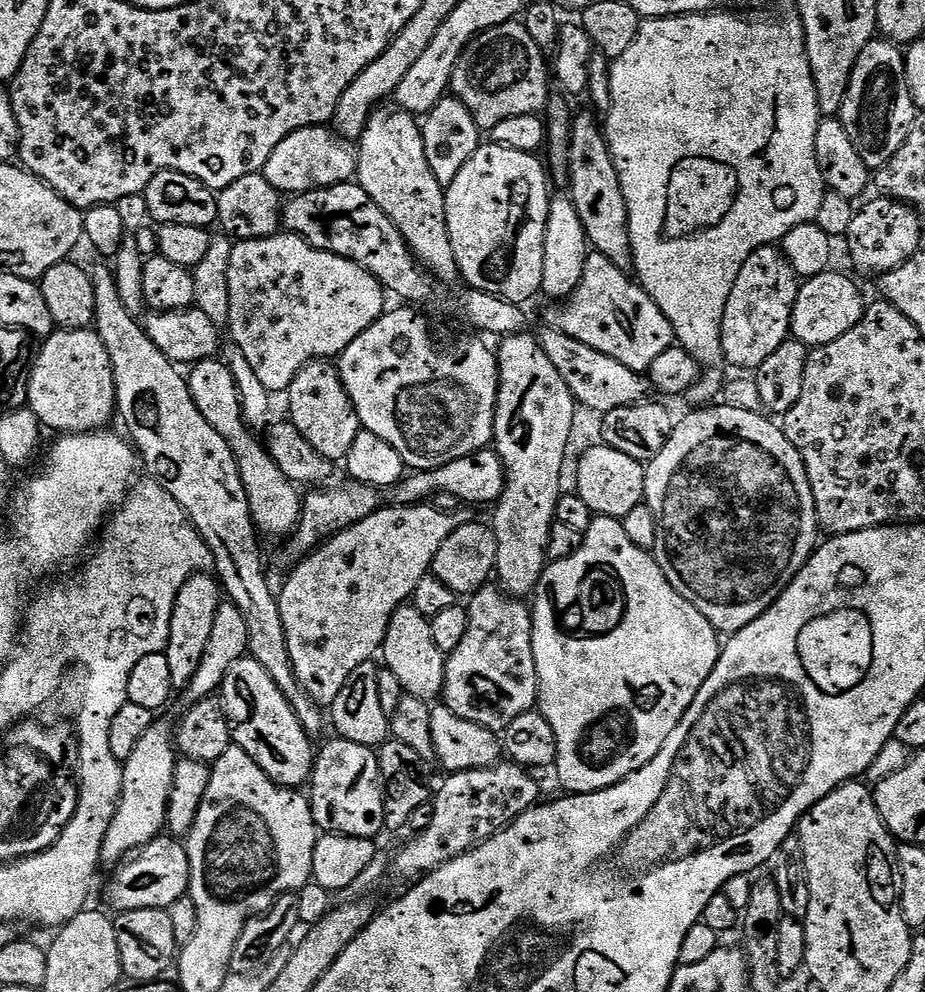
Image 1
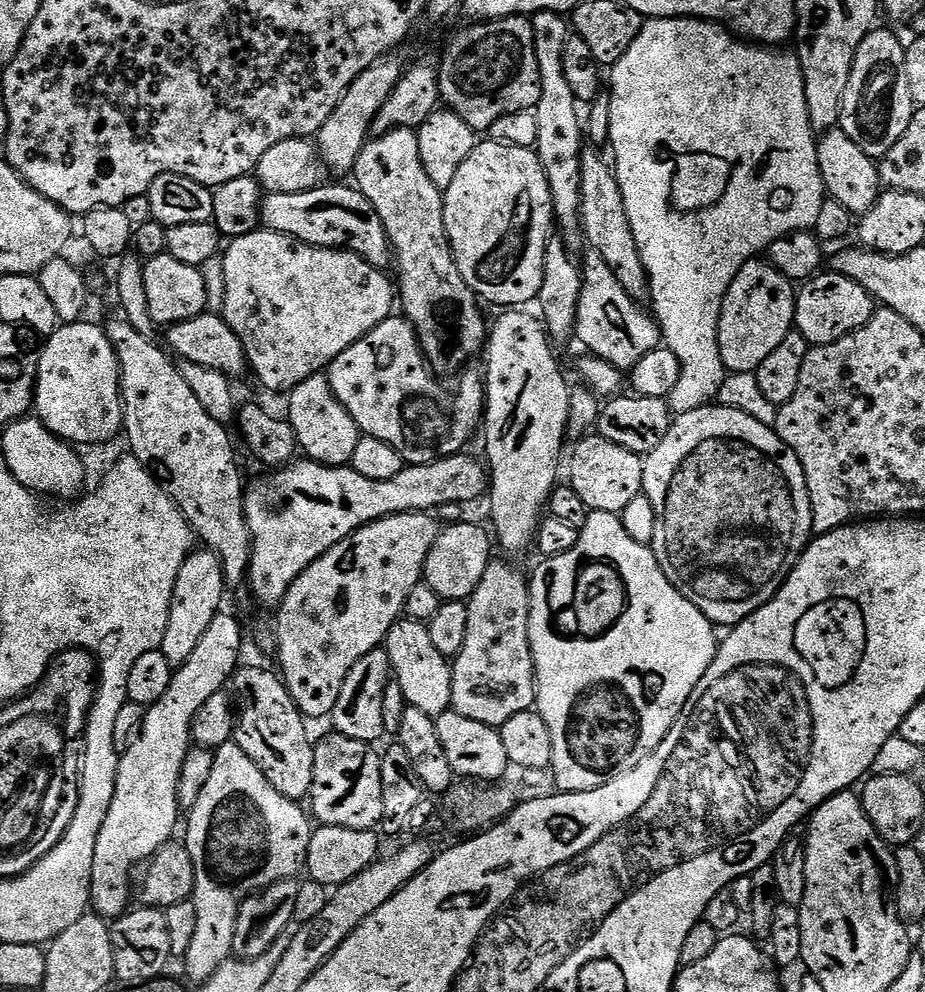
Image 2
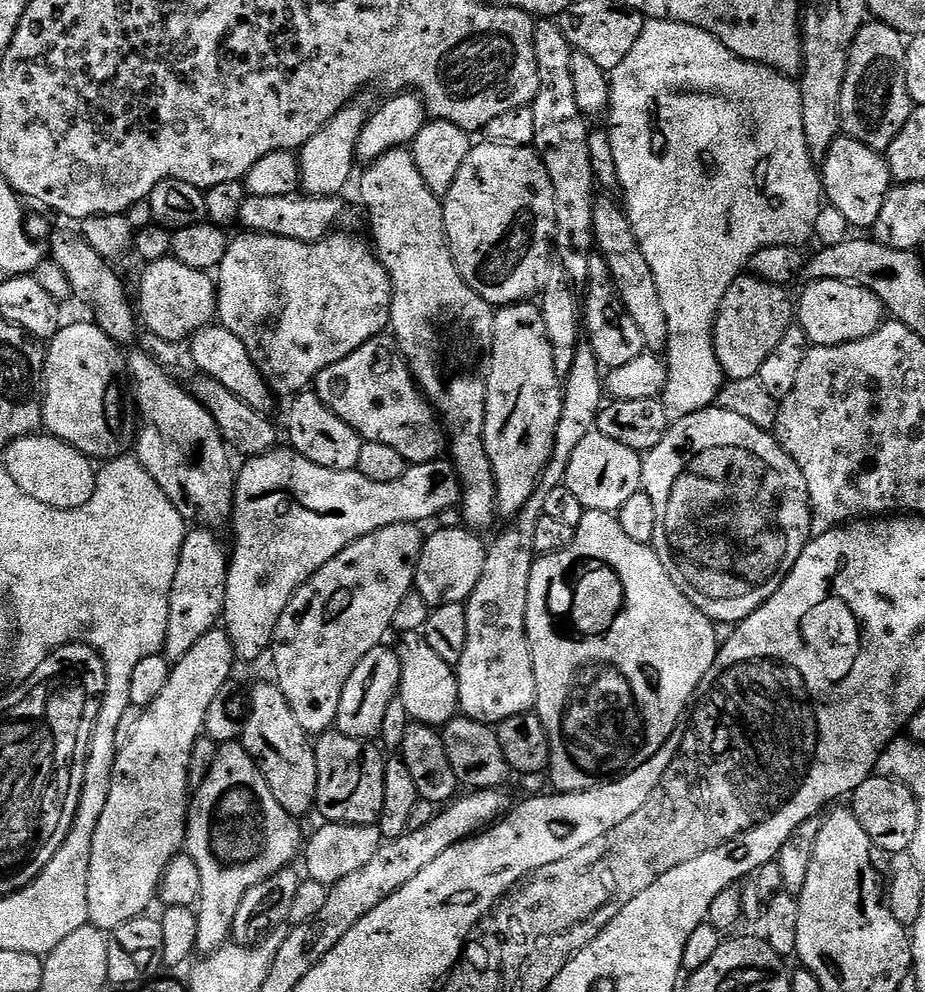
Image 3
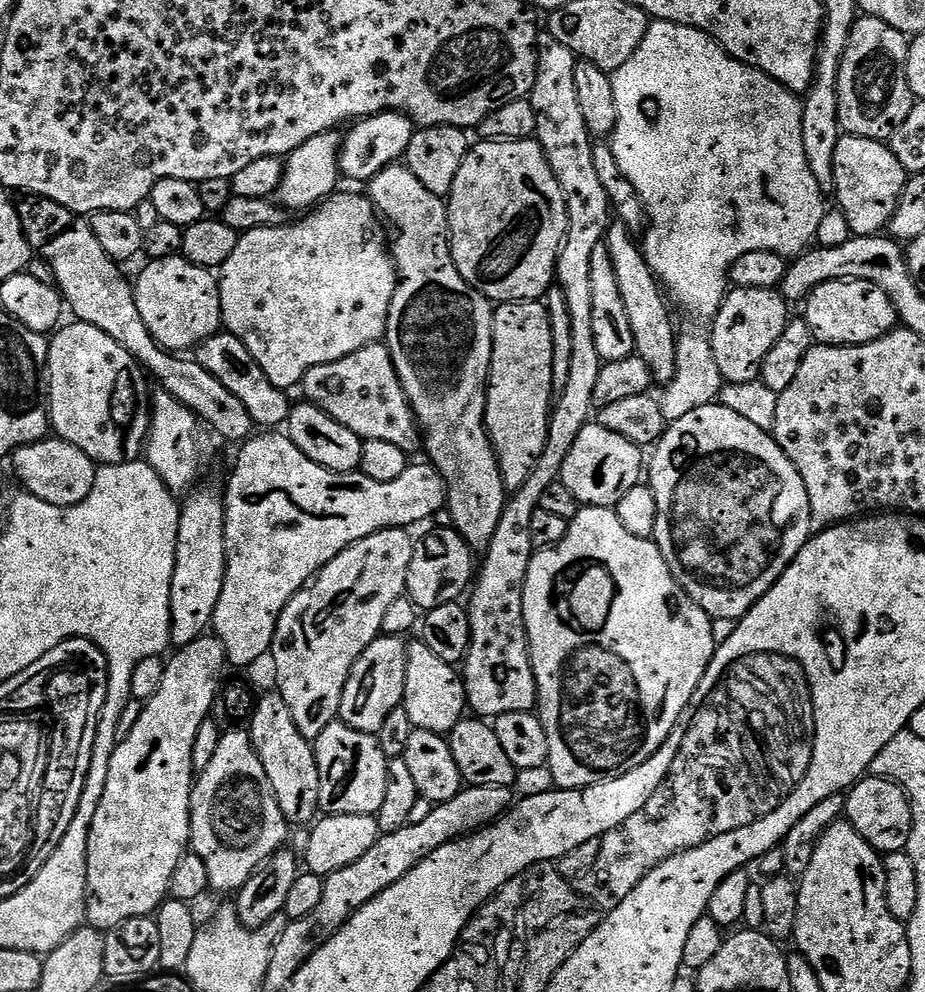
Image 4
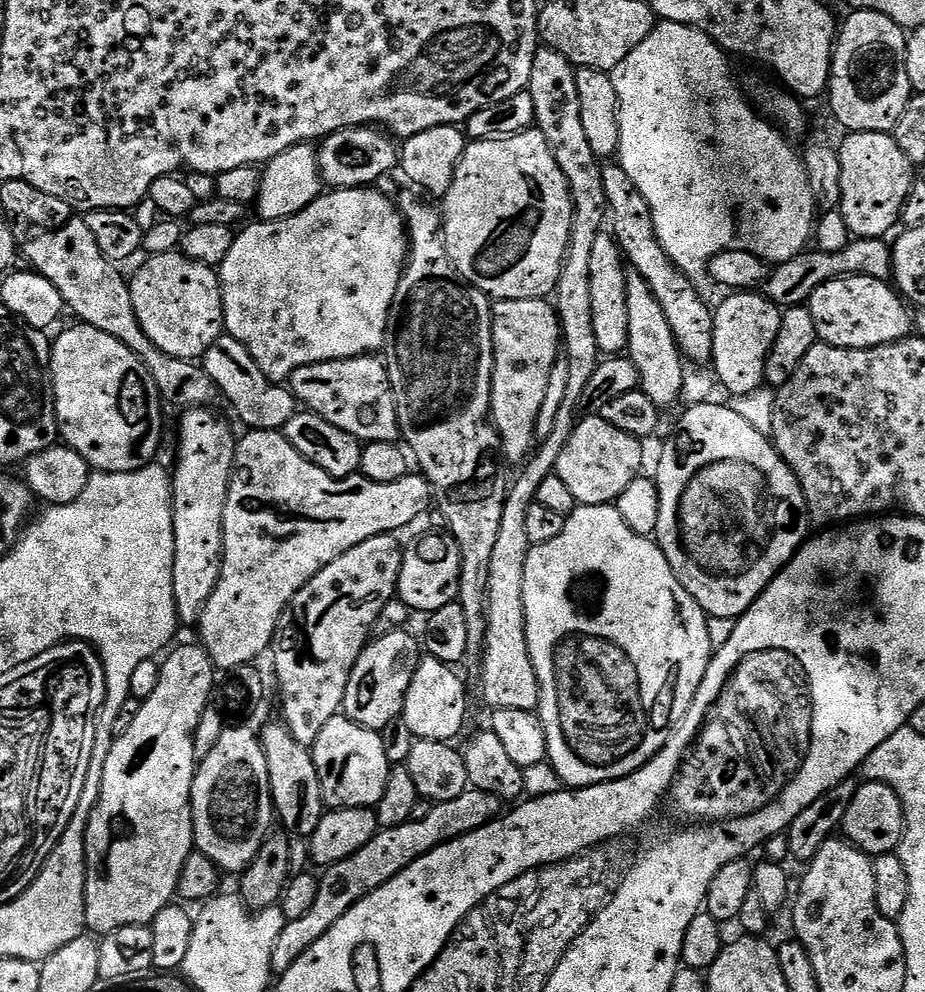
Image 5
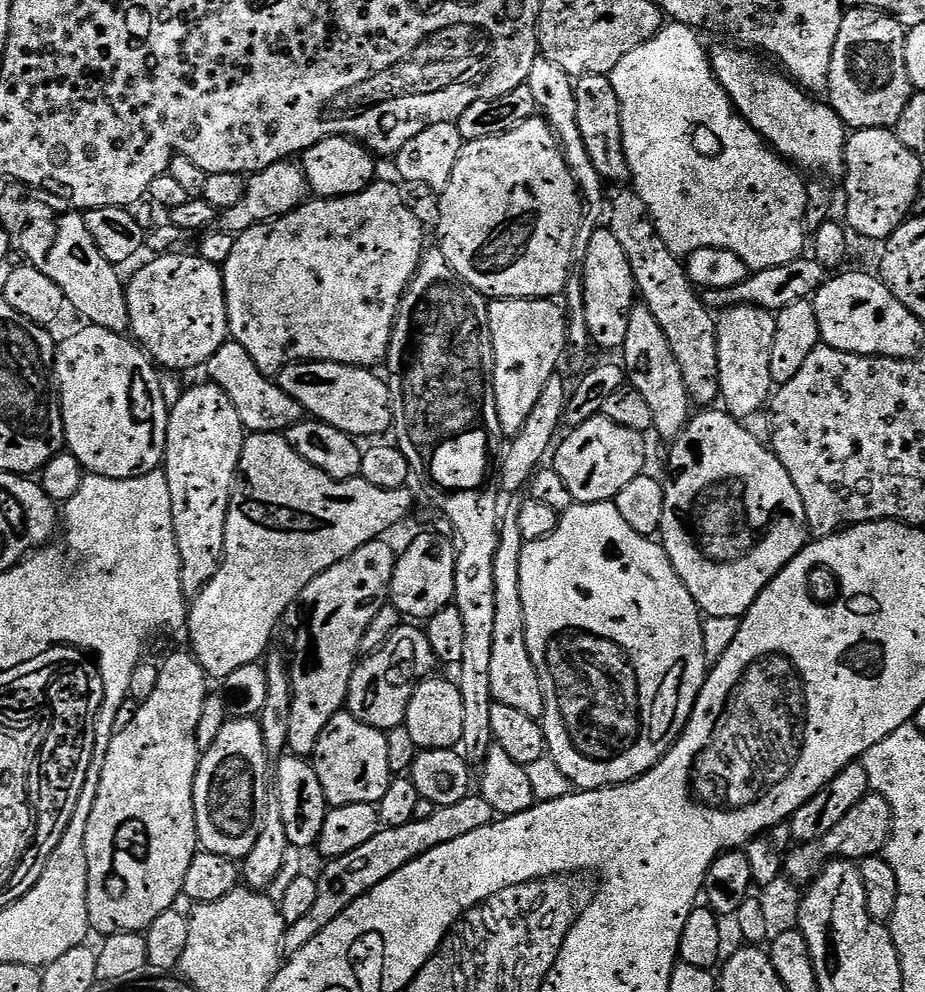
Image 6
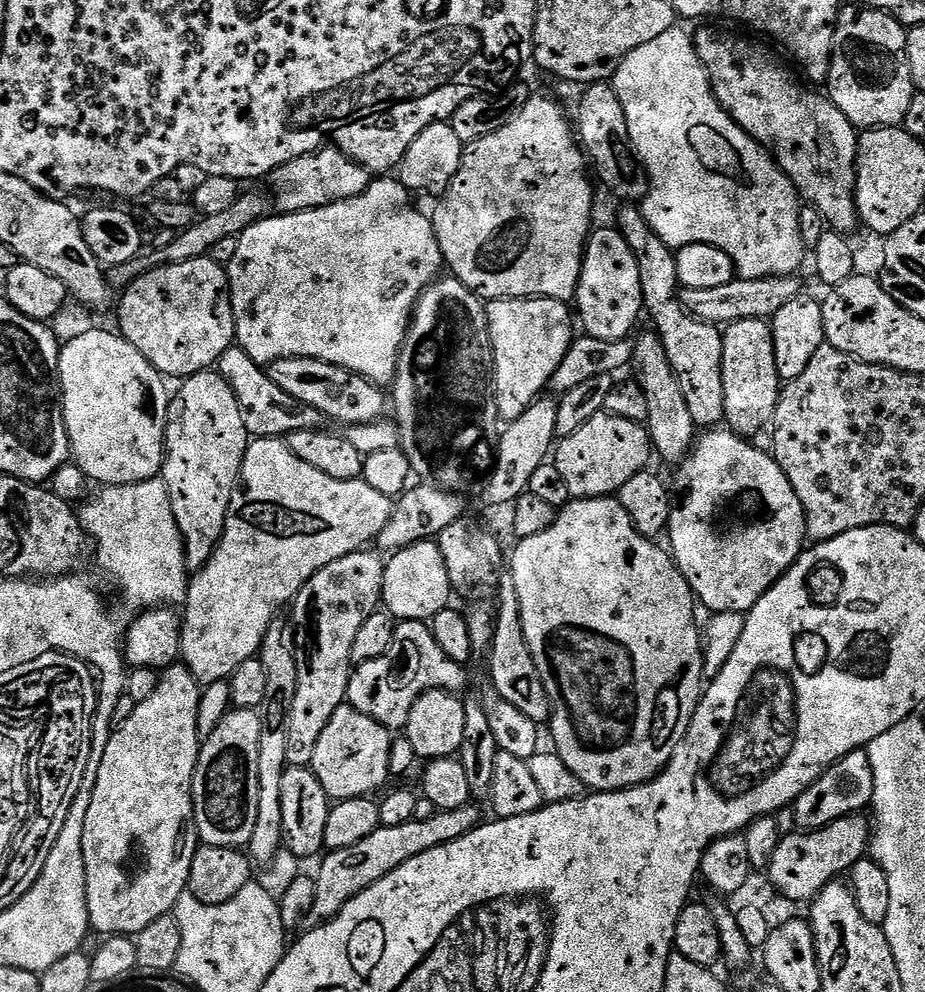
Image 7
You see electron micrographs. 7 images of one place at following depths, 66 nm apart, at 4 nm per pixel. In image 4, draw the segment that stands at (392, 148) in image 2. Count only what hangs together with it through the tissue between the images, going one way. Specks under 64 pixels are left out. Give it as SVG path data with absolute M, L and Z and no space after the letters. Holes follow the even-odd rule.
M397 162L386 166L376 177L367 181L366 188L373 208L386 224L388 219L392 262L398 273L399 283L390 302L386 333L398 382L402 382L402 390L416 418L423 451L428 451L427 459L440 471L448 488L446 512L452 515L451 527L474 550L487 550L494 538L494 530L498 530L498 518L502 518L506 503L506 489L500 476L498 458L488 437L488 427L484 424L488 375L492 365L493 301L462 278L452 257L447 203L441 197L430 194L430 190L426 190L426 186L410 174L407 164Z

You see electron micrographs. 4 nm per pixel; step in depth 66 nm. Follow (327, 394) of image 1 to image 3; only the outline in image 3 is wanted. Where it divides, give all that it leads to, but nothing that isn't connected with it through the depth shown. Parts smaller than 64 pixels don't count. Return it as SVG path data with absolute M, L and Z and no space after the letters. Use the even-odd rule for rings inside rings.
M305 390L291 397L288 408L288 440L287 443L302 458L322 466L326 470L338 470L339 472L351 472L358 466L358 454L362 454L362 446L365 441L361 440L359 434L322 398L318 398L315 391Z

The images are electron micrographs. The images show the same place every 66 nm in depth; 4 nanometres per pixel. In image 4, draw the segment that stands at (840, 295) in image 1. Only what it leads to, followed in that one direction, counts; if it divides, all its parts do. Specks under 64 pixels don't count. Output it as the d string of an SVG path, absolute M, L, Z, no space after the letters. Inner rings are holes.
M831 280L819 284L809 292L802 308L802 319L810 326L813 341L817 345L847 346L874 342L898 324L898 317L890 298L886 298L886 293L878 290L874 282Z

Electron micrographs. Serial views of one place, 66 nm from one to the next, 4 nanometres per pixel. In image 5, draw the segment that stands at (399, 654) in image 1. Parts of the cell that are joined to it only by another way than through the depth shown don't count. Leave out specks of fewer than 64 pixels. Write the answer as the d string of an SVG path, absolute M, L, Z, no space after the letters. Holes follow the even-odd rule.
M425 655L416 667L410 690L406 690L402 719L410 726L410 734L418 740L455 741L455 736L464 728L468 716L468 692L460 676L451 664L438 662L438 658Z

